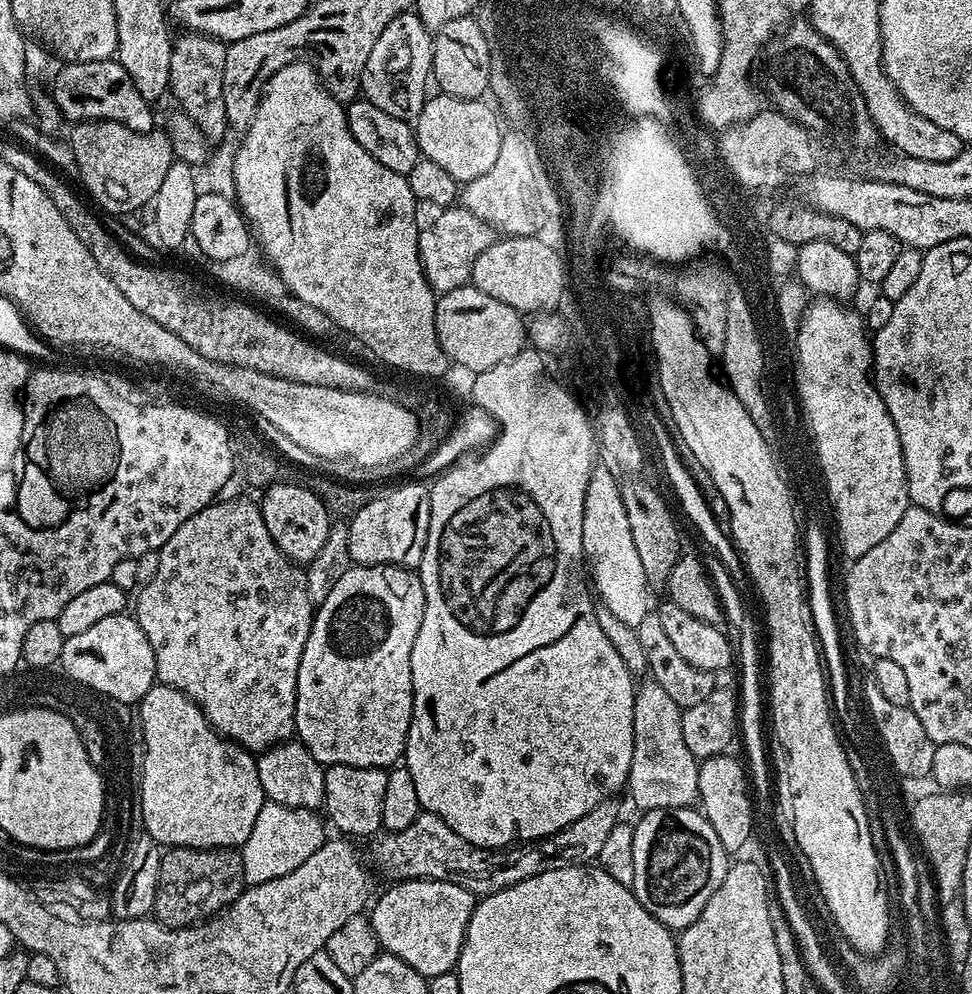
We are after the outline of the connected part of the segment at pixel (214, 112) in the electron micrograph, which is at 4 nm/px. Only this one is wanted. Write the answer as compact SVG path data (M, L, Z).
M185 31L184 36L176 36L170 58L170 76L168 87L171 95L176 95L180 103L179 111L197 124L201 135L208 142L220 140L226 133L228 119L222 98L222 74L226 74L226 44L201 32Z

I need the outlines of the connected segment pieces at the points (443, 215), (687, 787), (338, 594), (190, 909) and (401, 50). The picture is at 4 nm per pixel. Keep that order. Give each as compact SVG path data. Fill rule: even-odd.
M449 206L437 216L440 217L433 222L432 229L420 237L420 258L433 292L443 294L465 287L471 281L475 259L494 241L494 229L463 206Z
M651 678L645 679L636 689L634 702L634 758L630 762L630 774L626 792L632 795L634 803L640 810L654 808L686 808L697 803L700 786L698 778L700 765L694 754L690 754L690 746L686 746L686 738L682 738L682 722L680 714L682 709L658 686L658 682Z
M361 564L353 566L334 582L334 590L326 594L326 602L315 609L312 618L312 629L306 638L306 650L302 650L302 662L298 666L298 690L296 691L296 730L299 743L310 750L310 754L320 764L345 764L363 768L387 769L403 757L406 738L410 730L412 717L412 675L410 674L410 650L414 650L414 638L424 617L424 587L419 575L413 569L399 564Z
M168 848L160 857L158 890L151 915L165 928L188 928L203 916L223 913L245 890L244 863L240 852L231 848Z
M415 11L402 12L398 18L394 18L394 22L390 22L390 26L382 30L378 42L374 42L374 50L370 50L370 58L366 62L362 77L363 99L378 106L378 110L386 110L386 114L394 114L394 118L402 118L409 122L415 121L424 108L426 93L429 91L427 90L428 84L430 88L433 39L433 33L428 31L428 27L424 25Z

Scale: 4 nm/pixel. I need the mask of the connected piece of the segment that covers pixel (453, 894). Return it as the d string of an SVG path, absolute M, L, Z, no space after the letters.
M401 880L378 896L371 905L370 919L380 947L387 955L402 958L427 977L455 969L472 911L478 903L470 890L441 880Z

